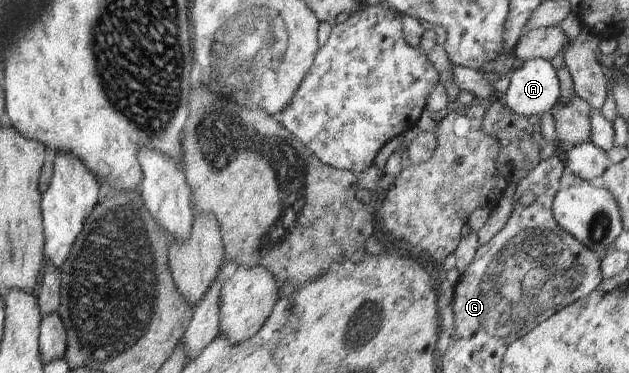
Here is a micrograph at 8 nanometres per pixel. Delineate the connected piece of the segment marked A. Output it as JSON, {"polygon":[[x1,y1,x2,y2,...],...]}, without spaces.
{"polygon":[[537,57,513,70,501,101,524,117,552,111,559,102,559,78,551,61]]}

